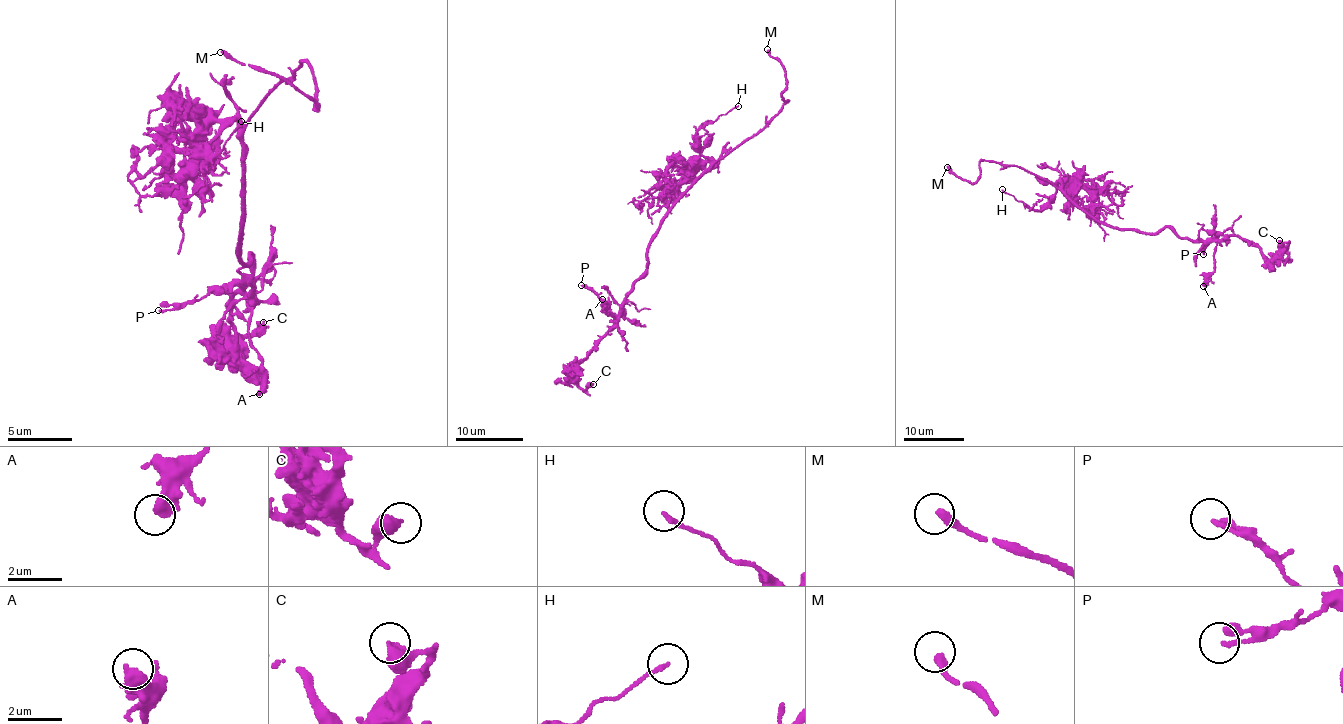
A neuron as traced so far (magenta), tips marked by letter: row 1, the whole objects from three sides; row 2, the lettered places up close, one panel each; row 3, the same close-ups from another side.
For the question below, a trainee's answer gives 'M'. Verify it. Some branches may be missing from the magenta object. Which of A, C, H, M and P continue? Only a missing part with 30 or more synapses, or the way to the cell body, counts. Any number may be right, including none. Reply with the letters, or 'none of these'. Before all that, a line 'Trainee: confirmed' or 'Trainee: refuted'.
Trainee: confirmed
M

